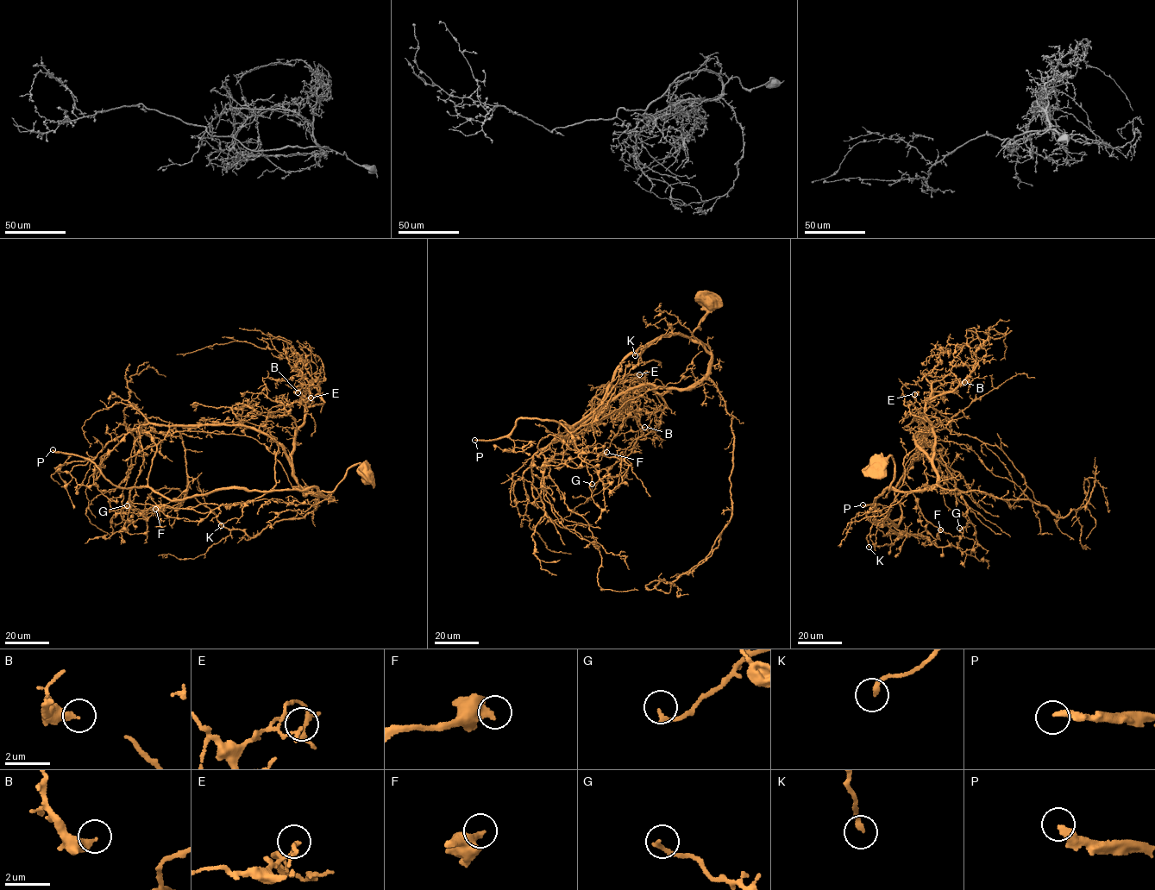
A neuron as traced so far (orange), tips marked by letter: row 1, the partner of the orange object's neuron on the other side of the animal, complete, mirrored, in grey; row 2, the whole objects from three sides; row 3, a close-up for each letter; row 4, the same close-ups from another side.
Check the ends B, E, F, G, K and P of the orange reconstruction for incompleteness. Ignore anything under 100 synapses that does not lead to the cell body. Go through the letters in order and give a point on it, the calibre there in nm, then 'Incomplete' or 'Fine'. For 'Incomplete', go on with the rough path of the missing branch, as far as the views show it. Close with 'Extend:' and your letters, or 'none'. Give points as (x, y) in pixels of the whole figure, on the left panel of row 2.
B: Place: (298, 392). Thickness 340 nm. Fine
E: Place: (310, 397). Thickness 140 nm. Fine
F: Place: (155, 509). Thickness 500 nm. Fine
G: Place: (127, 505). Thickness 160 nm. Fine
K: Place: (221, 525). Thickness 220 nm. Fine
P: Place: (53, 449). Thickness 300 nm. Incomplete
Extend: P

